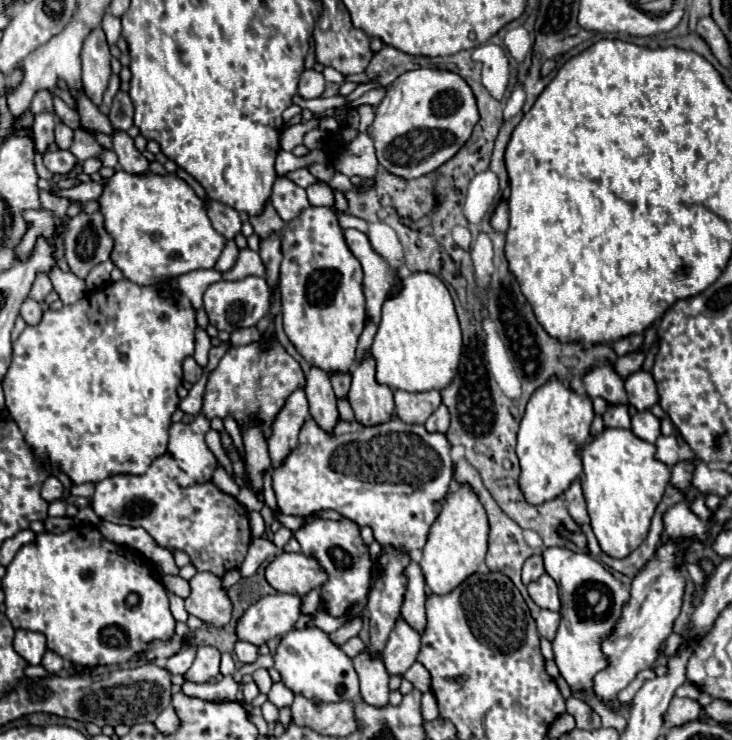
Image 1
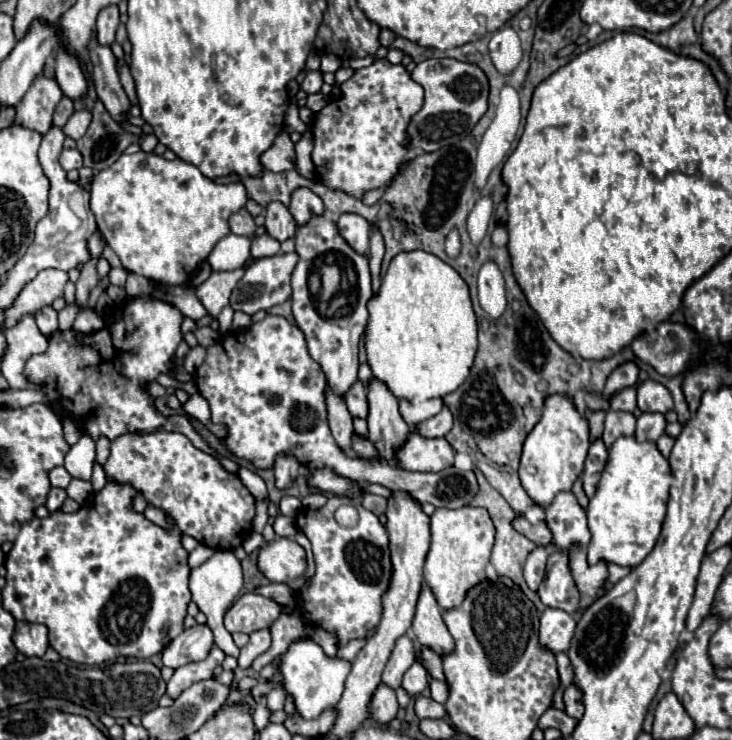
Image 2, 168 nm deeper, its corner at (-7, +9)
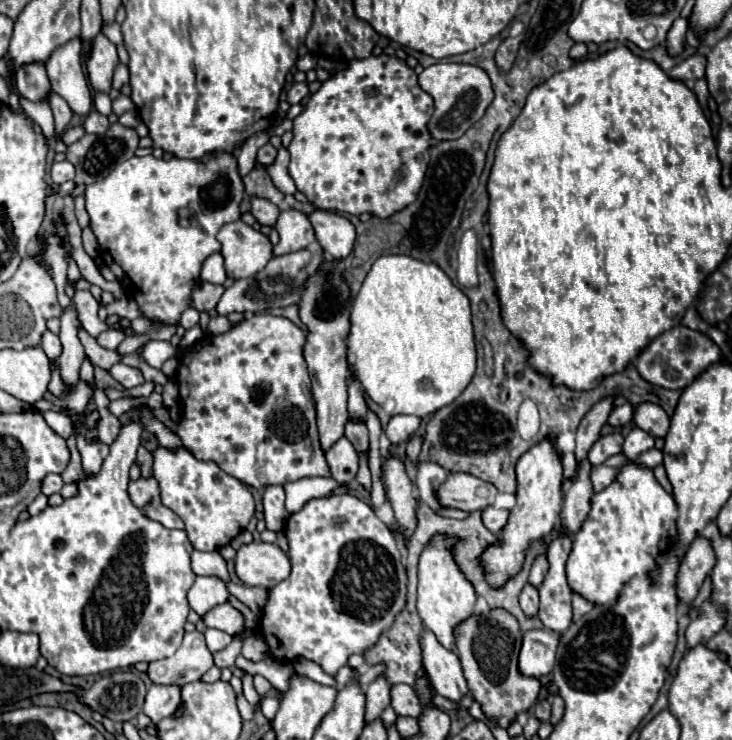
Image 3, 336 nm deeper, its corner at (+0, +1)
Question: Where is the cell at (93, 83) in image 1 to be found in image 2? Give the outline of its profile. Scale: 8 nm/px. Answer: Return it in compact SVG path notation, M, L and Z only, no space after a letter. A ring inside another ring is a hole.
M107 5L103 11L99 11L99 17L97 17L99 43L111 45L115 41L117 25L119 25L119 7L117 5Z

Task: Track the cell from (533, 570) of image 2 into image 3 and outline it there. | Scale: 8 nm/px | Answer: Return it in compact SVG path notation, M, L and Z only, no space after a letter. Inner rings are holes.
M530 583L524 585L522 593L520 593L520 607L524 609L526 615L536 615L538 611L538 589Z

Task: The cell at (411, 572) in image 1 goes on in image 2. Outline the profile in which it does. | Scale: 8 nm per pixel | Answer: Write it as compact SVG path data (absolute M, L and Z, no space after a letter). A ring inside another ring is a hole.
M423 587L419 601L417 601L417 611L413 619L413 631L423 647L429 647L435 651L439 657L449 655L455 649L455 641L451 639L451 633L447 631L441 609L435 601L435 595L431 593L429 587Z

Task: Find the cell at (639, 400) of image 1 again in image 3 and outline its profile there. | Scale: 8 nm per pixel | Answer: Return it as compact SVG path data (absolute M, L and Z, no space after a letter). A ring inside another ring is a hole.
M644 401L634 411L634 423L652 437L664 437L670 427L670 417L660 405Z

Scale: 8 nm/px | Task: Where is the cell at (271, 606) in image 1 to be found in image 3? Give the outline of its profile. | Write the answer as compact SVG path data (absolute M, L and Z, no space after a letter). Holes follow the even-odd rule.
M230 603L214 607L204 617L204 623L206 623L206 627L220 629L232 637L238 637L244 631L244 615L236 607L232 607Z

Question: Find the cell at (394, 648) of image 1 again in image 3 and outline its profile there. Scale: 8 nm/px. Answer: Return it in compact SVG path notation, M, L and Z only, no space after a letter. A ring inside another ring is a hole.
M386 677L374 679L366 689L366 721L382 715L384 707L390 705L390 683Z

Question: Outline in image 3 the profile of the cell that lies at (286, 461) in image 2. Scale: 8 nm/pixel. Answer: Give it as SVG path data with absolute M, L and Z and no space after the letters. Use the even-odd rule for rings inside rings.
M270 485L264 491L264 517L266 527L272 531L282 531L284 523L288 521L290 513L284 507L284 487L282 485Z

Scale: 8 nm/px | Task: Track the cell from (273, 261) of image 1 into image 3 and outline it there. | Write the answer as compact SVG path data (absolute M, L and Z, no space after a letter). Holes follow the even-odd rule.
M254 197L254 199L252 199L252 211L250 211L250 213L256 217L256 221L258 221L260 225L276 227L280 209L278 209L274 203L266 201L266 199L258 199L258 197Z

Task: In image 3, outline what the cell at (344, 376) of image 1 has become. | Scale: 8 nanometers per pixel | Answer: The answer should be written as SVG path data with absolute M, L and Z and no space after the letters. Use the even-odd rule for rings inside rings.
M350 419L346 423L346 433L344 435L354 445L356 451L366 451L368 449L368 429L366 429L366 423L362 423L360 419Z

